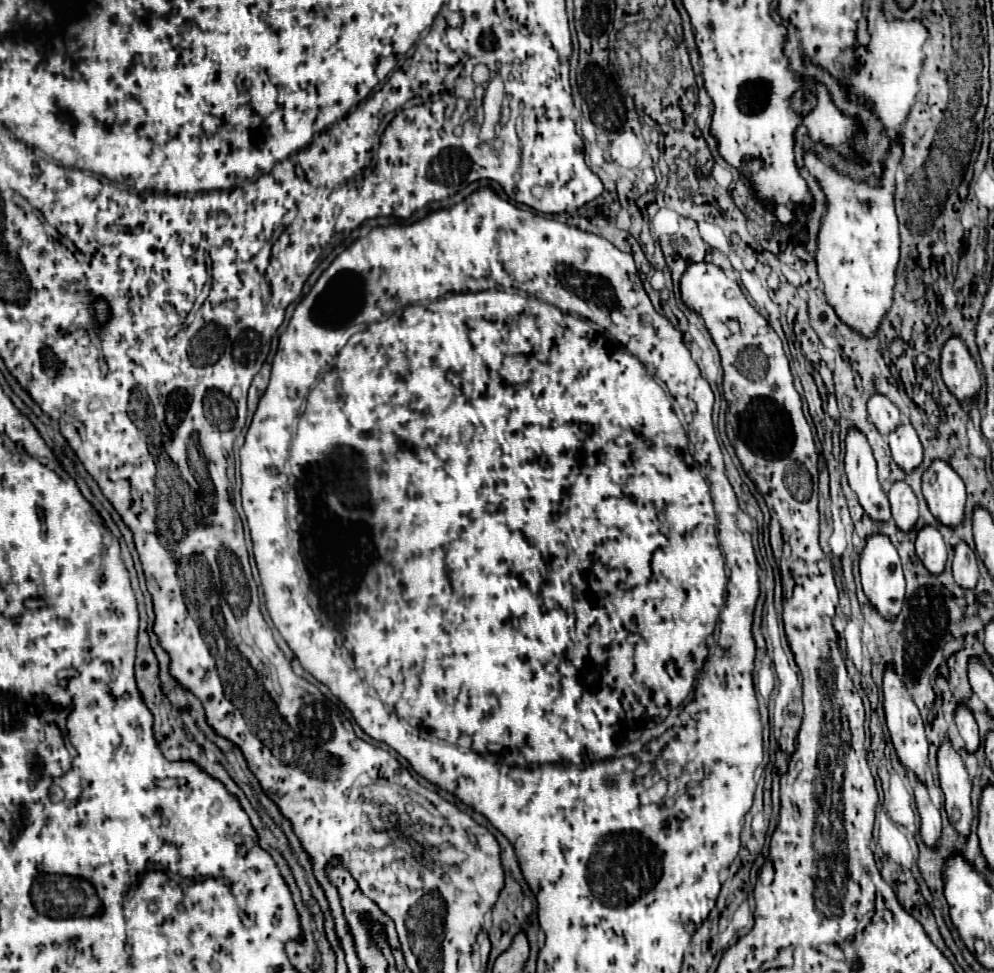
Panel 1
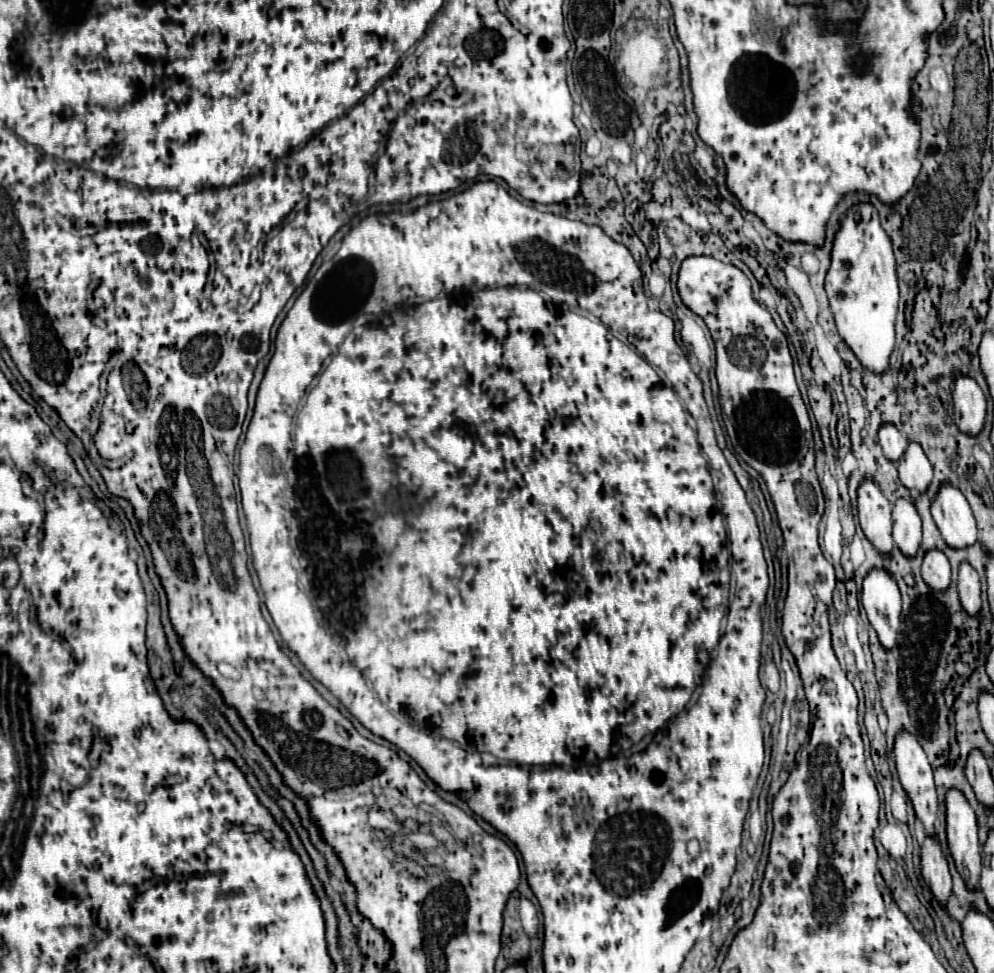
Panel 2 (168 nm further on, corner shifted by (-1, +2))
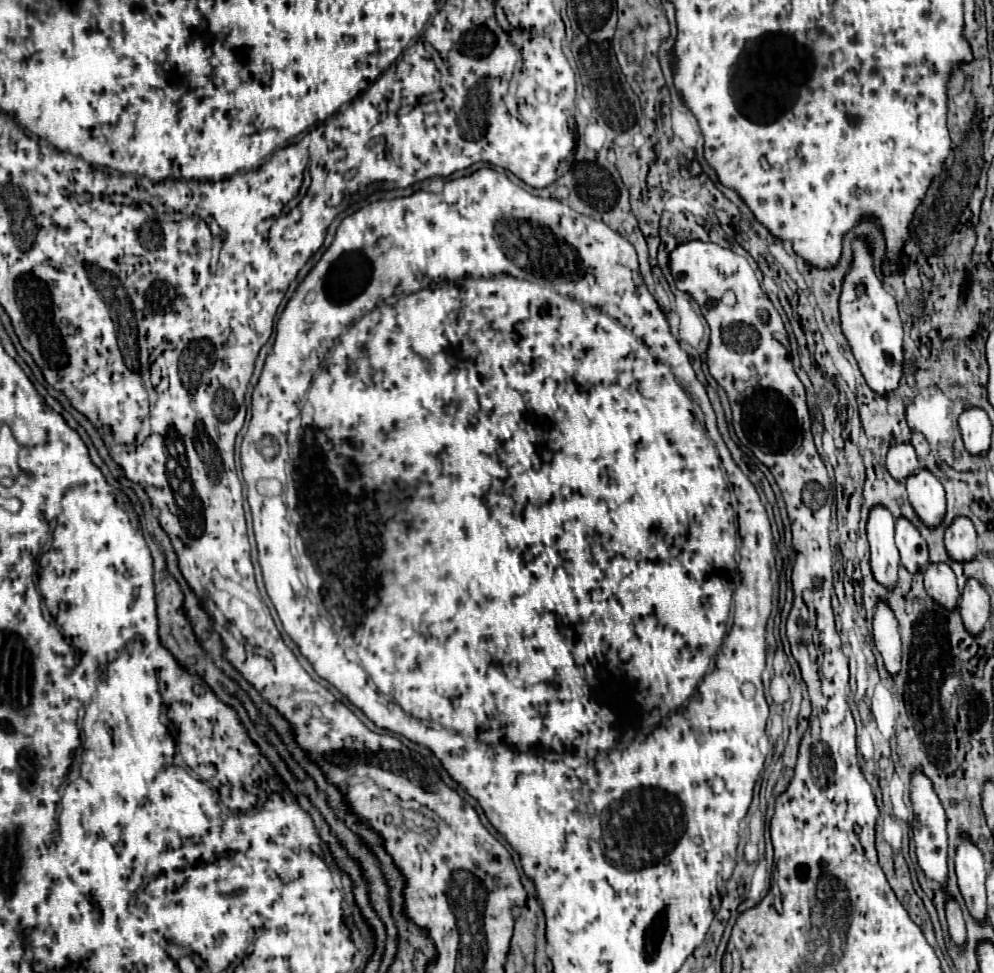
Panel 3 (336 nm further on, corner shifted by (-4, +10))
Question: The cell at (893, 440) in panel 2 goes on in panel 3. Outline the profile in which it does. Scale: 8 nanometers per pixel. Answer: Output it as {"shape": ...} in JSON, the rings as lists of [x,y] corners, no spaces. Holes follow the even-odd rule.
{"shape":[[[910,444],[892,446],[888,452],[888,458],[886,458],[886,468],[892,474],[892,478],[898,482],[904,482],[908,476],[918,474],[920,466],[918,466],[914,448]]]}

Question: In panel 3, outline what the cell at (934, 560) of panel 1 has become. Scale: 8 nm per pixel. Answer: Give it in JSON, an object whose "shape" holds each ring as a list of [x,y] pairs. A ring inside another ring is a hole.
{"shape":[[[928,564],[924,570],[924,588],[944,610],[956,610],[960,592],[956,588],[956,578],[946,564]]]}

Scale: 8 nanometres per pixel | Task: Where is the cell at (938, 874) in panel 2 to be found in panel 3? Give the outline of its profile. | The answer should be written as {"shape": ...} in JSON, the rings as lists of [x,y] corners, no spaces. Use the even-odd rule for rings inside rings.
{"shape":[[[950,900],[948,906],[946,906],[946,918],[948,918],[948,932],[950,932],[952,942],[954,942],[958,948],[964,948],[964,944],[966,944],[964,918],[962,918],[960,906],[958,906],[954,900]]]}

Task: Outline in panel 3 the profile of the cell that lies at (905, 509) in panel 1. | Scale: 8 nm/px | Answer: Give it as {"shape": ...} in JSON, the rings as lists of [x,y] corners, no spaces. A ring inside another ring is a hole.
{"shape":[[[898,518],[896,522],[896,548],[900,552],[900,564],[916,574],[928,566],[928,548],[922,540],[920,532],[906,518]]]}

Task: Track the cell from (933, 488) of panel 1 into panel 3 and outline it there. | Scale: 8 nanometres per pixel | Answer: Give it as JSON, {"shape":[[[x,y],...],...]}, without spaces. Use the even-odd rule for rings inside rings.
{"shape":[[[958,516],[952,526],[946,528],[944,544],[952,560],[970,562],[978,554],[978,540],[972,520],[966,516]]]}

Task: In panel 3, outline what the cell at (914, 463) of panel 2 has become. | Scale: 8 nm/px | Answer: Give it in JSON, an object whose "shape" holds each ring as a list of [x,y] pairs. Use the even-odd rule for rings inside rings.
{"shape":[[[920,470],[918,474],[906,480],[906,490],[908,490],[908,500],[918,518],[928,528],[940,526],[940,522],[946,516],[946,496],[940,480],[932,472]]]}

